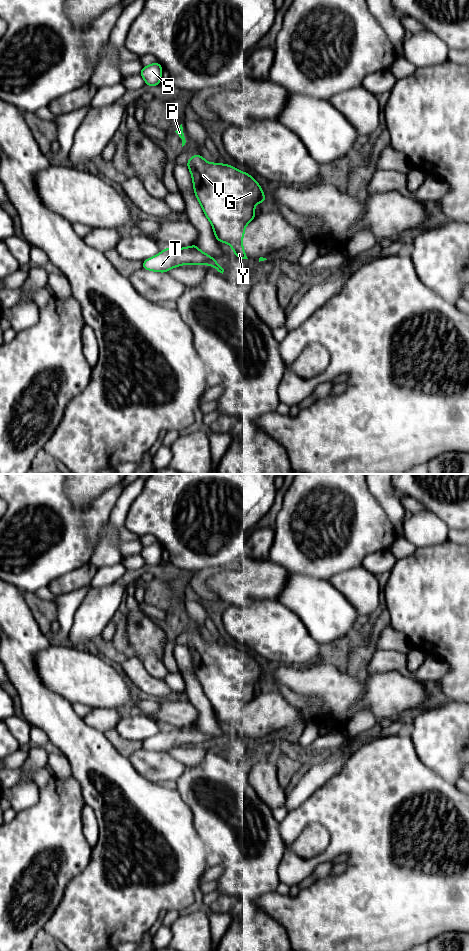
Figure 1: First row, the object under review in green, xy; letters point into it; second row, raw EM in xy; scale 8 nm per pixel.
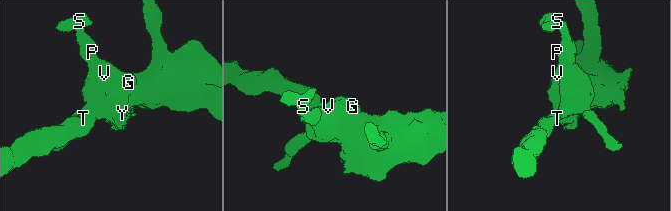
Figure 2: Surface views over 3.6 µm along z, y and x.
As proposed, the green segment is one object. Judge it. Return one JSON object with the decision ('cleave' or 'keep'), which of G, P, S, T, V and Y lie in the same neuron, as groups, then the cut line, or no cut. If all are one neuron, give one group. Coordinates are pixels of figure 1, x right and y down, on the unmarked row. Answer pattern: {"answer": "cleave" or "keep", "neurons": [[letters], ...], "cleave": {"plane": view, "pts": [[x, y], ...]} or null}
{"answer": "keep", "neurons": [["G", "P", "S", "T", "V", "Y"]], "cleave": null}

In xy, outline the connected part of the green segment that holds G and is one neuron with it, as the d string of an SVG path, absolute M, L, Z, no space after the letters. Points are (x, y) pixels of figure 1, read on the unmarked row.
M201 634L191 636L186 646L191 653L194 674L211 703L218 724L227 723L235 733L234 737L248 739L242 720L247 704L257 695L255 685L266 683L266 675L260 664L249 653L240 651L232 645L207 642Z

